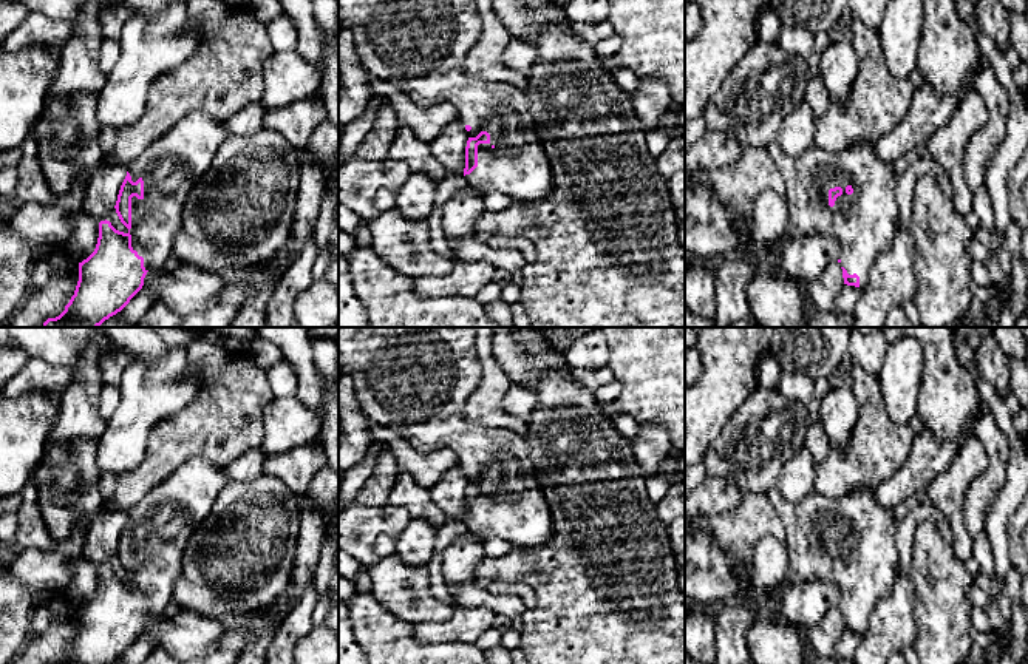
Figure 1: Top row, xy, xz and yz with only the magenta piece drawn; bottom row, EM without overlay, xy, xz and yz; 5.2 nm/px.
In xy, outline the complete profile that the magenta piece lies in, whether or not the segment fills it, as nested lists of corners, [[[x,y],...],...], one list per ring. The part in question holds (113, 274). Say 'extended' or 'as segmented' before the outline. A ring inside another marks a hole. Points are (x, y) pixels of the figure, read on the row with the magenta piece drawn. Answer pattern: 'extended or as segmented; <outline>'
extended; [[[193,110],[127,164],[127,176],[114,208],[128,232],[116,230],[107,219],[99,222],[96,249],[79,263],[74,295],[65,310],[56,318],[48,318],[42,327],[99,327],[121,312],[142,289],[148,270],[158,270],[172,263],[172,247],[181,229],[184,201],[190,188],[209,170],[227,137],[224,120],[215,120],[207,113]]]

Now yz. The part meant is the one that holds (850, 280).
extended; [[[776,142],[765,145],[765,150],[785,184],[791,229],[835,236],[844,284],[863,289],[877,256],[890,249],[900,224],[892,162],[878,159],[873,142],[860,142],[838,153],[813,145],[799,156],[790,156]]]

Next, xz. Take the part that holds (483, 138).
extended; [[[339,0],[339,20],[349,29],[357,56],[374,77],[390,82],[419,107],[453,103],[468,131],[464,176],[481,195],[498,191],[513,202],[541,201],[553,190],[553,173],[530,116],[526,91],[505,82],[490,82],[465,74],[464,62],[481,34],[476,0]]]

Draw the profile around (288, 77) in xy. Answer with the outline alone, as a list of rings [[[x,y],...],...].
[[[275,51],[263,65],[263,79],[260,103],[266,110],[308,99],[322,85],[318,68],[297,51]]]

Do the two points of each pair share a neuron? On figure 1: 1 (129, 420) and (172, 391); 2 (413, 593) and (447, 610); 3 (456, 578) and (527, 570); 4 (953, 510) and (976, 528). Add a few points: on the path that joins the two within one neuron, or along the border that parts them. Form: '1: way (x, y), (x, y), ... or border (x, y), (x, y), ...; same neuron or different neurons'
1: way (139, 411), (147, 405), (161, 402); same neuron
2: way (421, 601), (430, 609), (439, 610); same neuron
3: border (486, 556), (475, 576), (475, 582), (483, 589); different neurons
4: border (970, 484), (965, 493), (965, 527), (973, 539); different neurons

